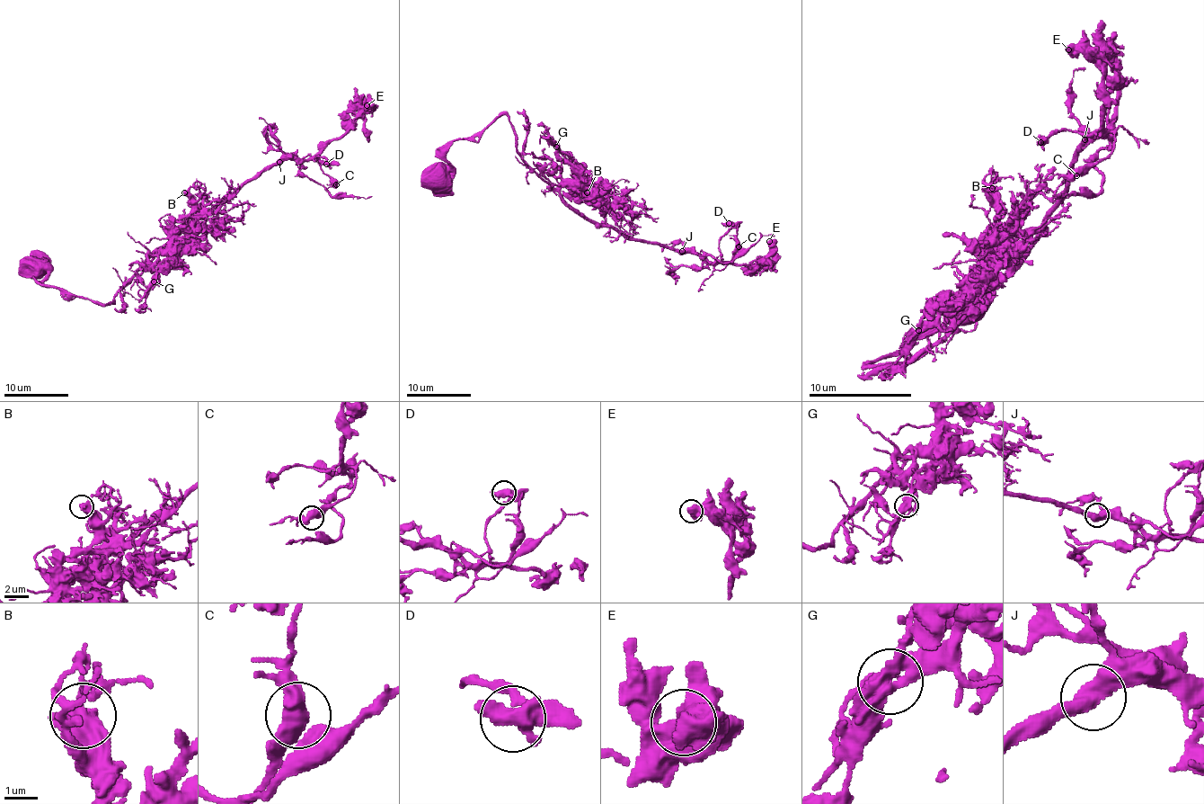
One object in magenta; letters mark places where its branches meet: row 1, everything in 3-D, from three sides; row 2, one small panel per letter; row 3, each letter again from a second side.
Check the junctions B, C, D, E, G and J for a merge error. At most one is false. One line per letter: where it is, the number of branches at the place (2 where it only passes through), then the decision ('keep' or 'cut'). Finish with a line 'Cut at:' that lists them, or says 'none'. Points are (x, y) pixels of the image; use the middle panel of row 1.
B: place (587, 192); branches 2; keep
C: place (739, 246); branches 2; keep
D: place (729, 223); branches 2; keep
E: place (769, 241); branches 2; keep
G: place (556, 147); branches 2; cut
J: place (682, 251); branches 2; keep
Cut at: G

